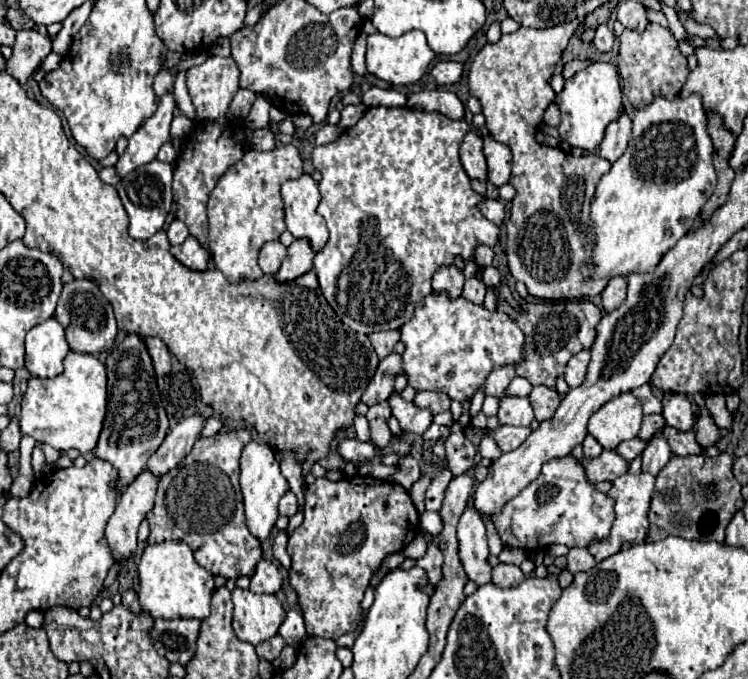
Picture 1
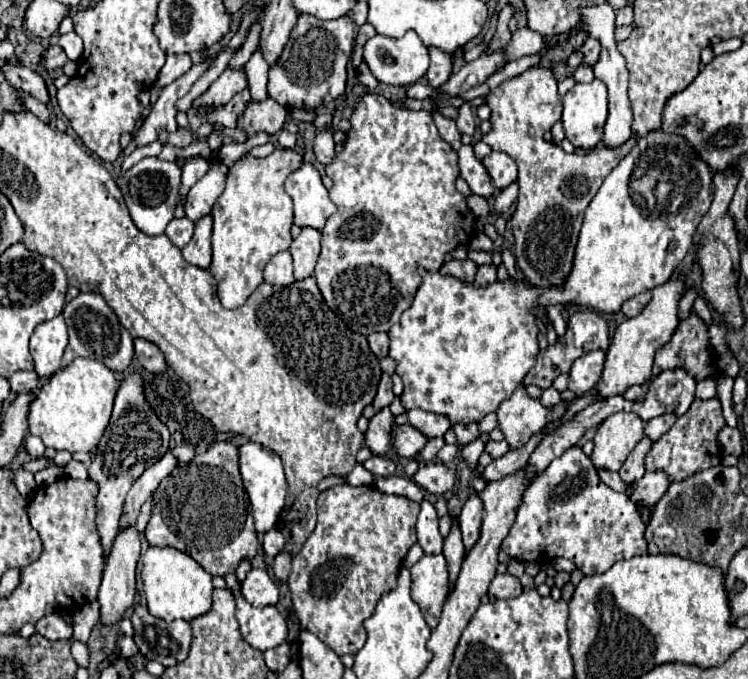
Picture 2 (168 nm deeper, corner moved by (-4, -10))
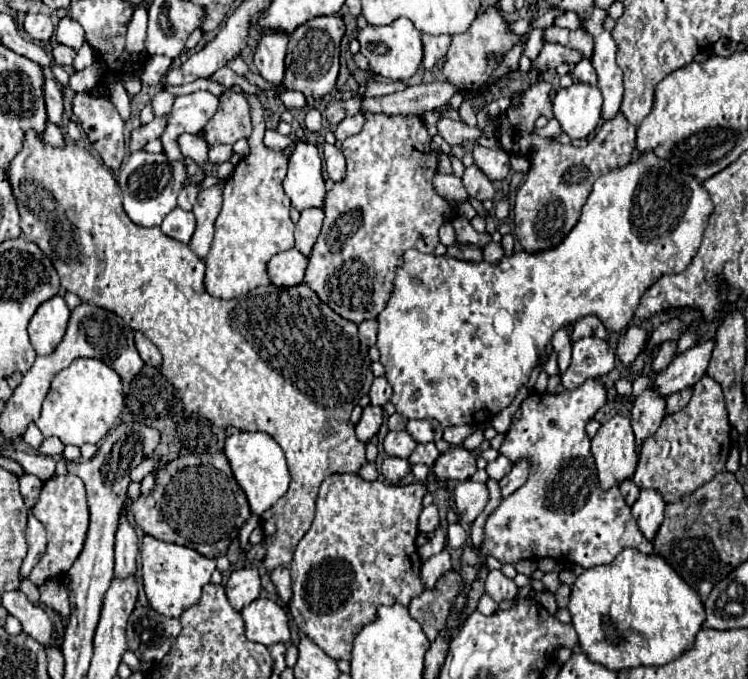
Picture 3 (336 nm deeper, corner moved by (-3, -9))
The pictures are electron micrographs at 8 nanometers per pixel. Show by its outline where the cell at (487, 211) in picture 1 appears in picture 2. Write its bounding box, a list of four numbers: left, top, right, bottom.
[466,194,490,216]

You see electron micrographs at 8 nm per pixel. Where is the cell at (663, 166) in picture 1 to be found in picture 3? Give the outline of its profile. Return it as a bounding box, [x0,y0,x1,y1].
[377,151,711,427]

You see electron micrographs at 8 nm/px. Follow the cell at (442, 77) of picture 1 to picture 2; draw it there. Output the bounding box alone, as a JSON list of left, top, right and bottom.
[426,46,452,88]

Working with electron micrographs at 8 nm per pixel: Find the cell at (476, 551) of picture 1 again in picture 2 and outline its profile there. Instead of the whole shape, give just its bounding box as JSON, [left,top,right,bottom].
[458,492,484,550]

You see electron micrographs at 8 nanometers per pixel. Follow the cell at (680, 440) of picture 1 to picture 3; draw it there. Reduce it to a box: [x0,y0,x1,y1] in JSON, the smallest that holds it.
[633,377,731,501]

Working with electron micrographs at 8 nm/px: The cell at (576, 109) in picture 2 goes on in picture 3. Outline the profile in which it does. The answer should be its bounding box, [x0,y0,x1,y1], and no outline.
[553,83,601,139]

